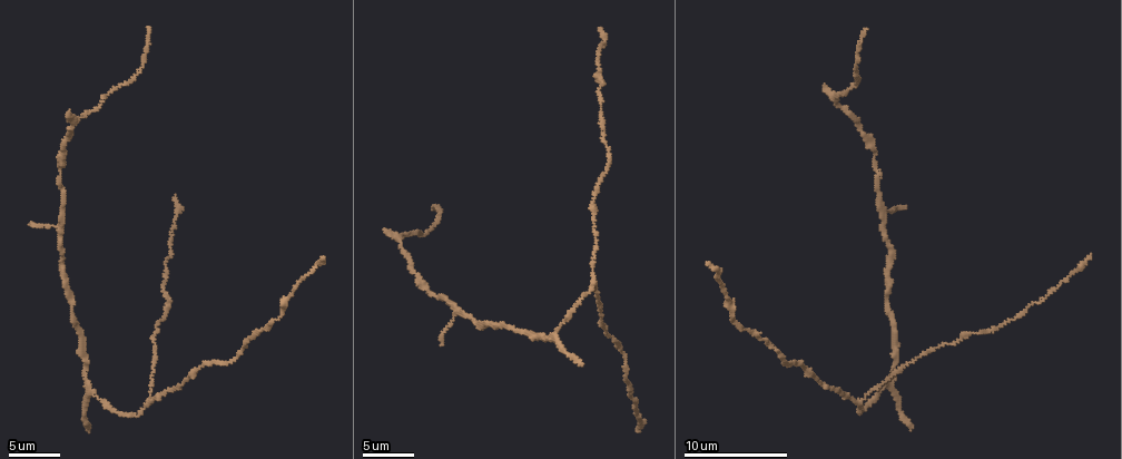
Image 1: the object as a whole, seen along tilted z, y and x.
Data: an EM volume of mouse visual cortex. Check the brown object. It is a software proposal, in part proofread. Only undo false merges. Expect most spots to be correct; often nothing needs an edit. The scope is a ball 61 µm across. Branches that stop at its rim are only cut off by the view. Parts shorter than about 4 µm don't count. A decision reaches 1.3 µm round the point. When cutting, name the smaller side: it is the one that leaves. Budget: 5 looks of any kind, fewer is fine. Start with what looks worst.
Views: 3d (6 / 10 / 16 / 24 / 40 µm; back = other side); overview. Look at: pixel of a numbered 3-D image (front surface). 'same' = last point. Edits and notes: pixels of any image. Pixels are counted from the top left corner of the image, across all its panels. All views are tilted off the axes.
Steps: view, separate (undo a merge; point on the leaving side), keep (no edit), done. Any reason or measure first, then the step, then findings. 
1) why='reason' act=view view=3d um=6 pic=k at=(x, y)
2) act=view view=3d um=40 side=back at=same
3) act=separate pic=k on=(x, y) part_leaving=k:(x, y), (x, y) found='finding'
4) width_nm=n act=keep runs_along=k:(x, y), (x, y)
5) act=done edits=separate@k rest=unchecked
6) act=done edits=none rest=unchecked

why='three arms meet' act=view view=3d um=6 pic=1 at=(147, 402)

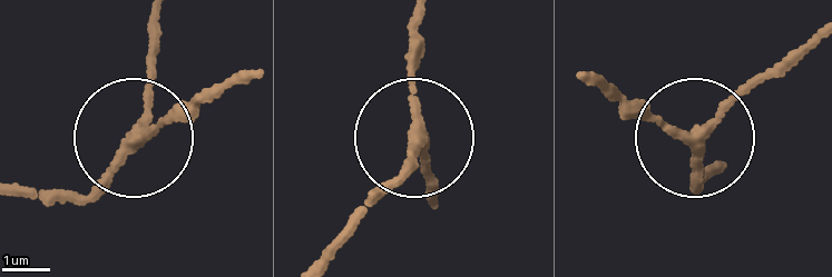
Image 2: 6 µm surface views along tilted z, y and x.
act=keep runs_along=2:(320, 258), (393, 182), (412, 140), (434, 178) found='all the same neuron'

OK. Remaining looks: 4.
why='calibre changes' act=view view=3d um=10 pic=1 at=(200, 367)

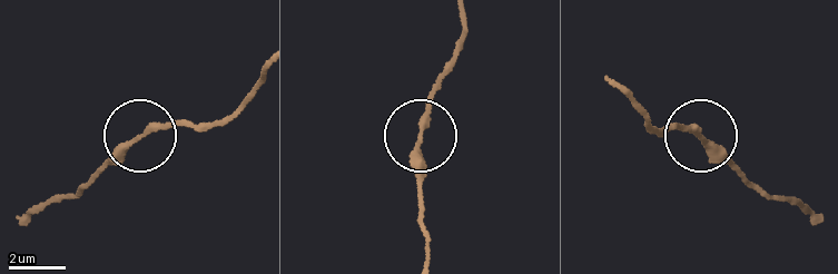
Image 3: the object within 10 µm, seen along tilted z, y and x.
width_nm=230 act=keep found='all the same neuron'

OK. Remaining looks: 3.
why='thick turns thin' act=view view=3d um=10 pic=1 at=(288, 296)

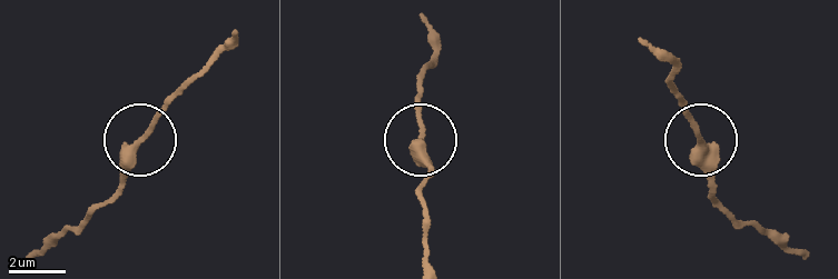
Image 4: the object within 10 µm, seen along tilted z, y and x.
act=keep runs_along=4:(786, 250), (733, 219), (710, 192), (697, 130), (670, 87) found='one neuron here'

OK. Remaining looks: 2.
act=done edits=none rest=unchecked

